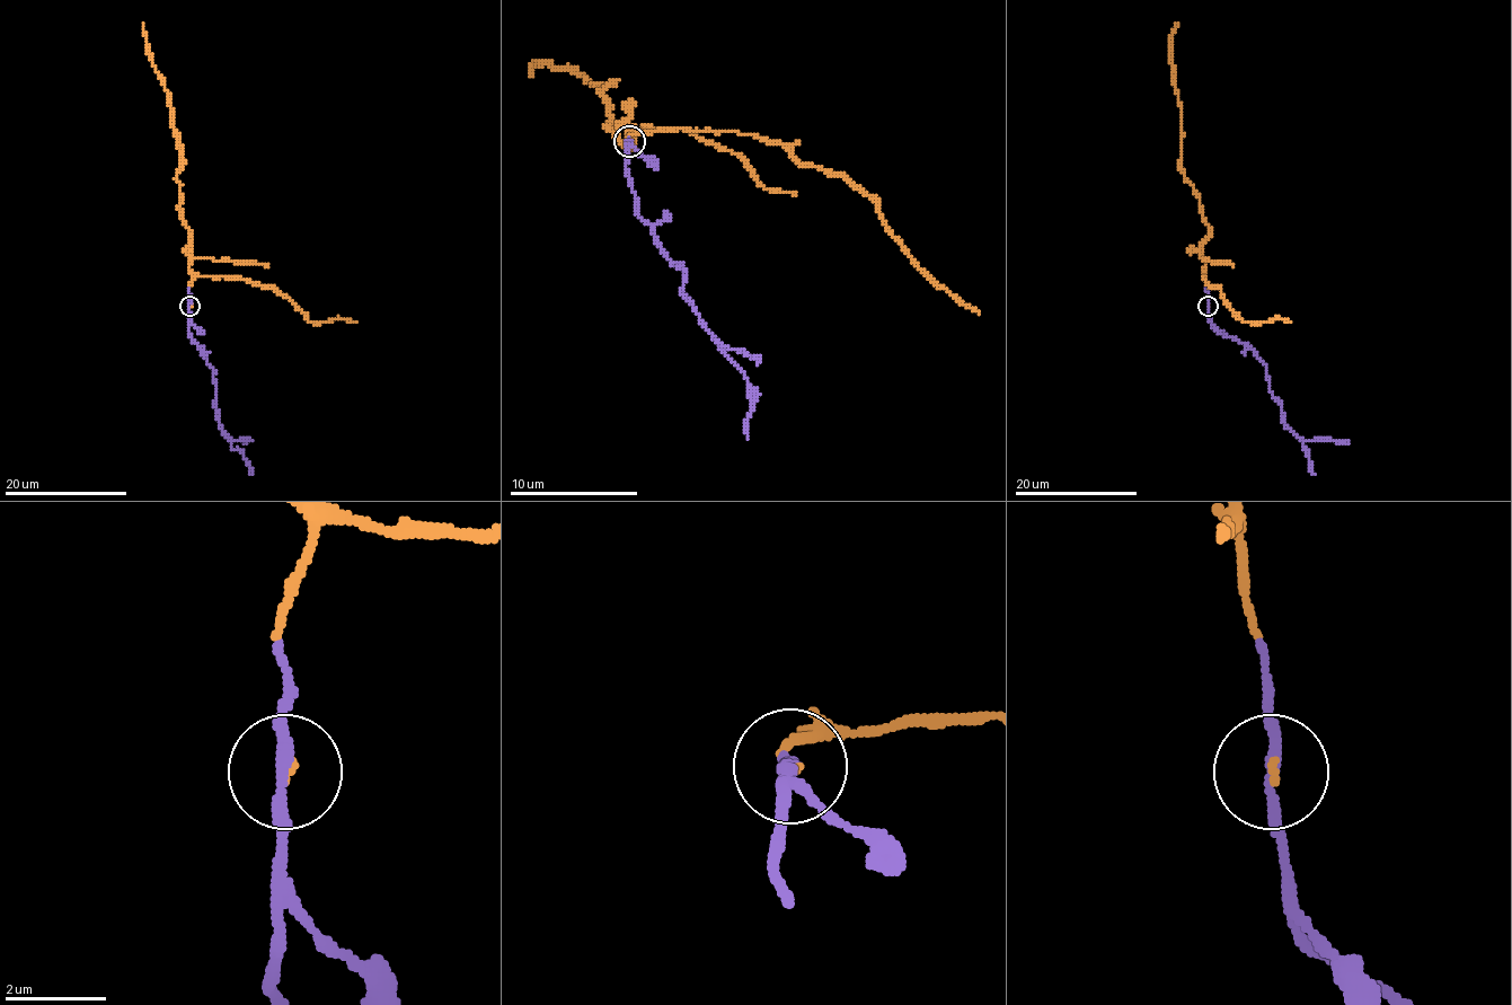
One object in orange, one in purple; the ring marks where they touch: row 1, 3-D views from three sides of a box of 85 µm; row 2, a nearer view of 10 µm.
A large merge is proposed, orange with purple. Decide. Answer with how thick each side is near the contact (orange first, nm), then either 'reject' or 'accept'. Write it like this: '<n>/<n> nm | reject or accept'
60/240 nm | accept

